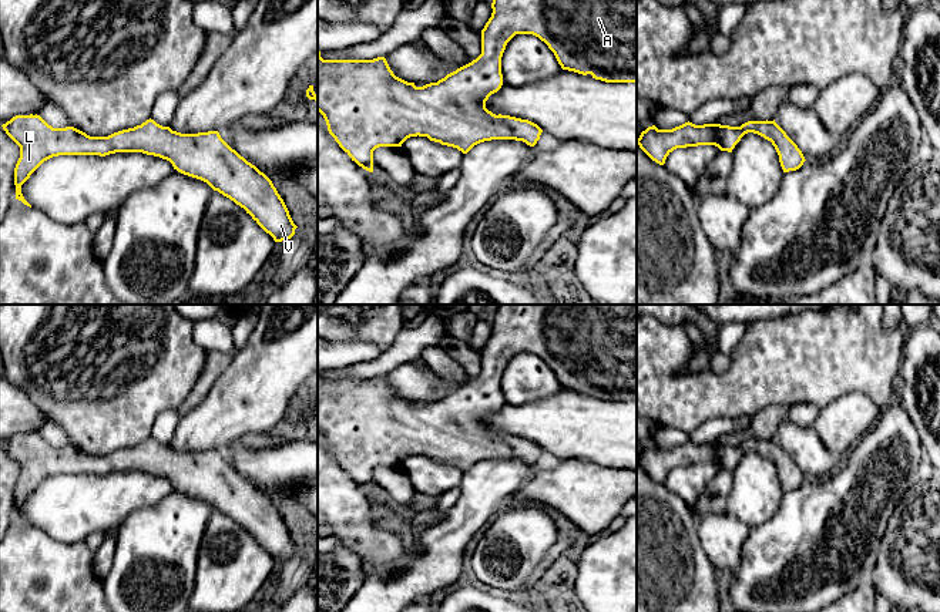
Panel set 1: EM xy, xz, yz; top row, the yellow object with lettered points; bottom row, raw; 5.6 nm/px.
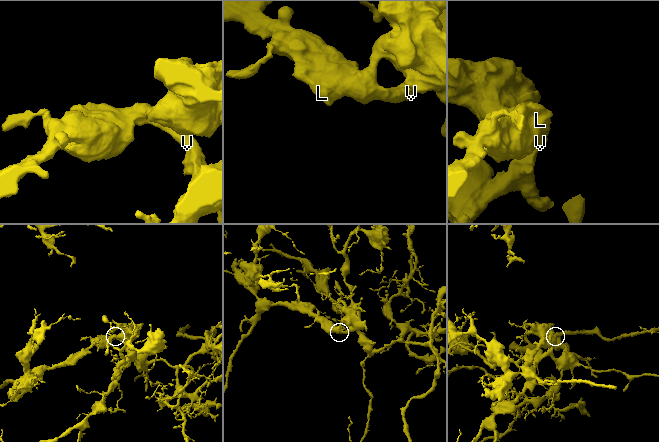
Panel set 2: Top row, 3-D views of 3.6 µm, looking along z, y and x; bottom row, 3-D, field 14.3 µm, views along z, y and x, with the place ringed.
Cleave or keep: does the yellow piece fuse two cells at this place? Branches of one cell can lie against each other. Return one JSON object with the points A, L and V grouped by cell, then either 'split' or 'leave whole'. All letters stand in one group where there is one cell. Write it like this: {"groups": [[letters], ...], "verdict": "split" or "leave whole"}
{"groups": [["A", "L"], ["V"]], "verdict": "split"}

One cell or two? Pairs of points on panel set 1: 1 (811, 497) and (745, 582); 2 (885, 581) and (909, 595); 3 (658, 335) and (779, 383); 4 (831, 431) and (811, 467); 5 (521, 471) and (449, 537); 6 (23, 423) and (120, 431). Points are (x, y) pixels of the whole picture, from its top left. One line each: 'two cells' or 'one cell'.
1: one cell
2: one cell
3: one cell
4: two cells
5: one cell
6: two cells

